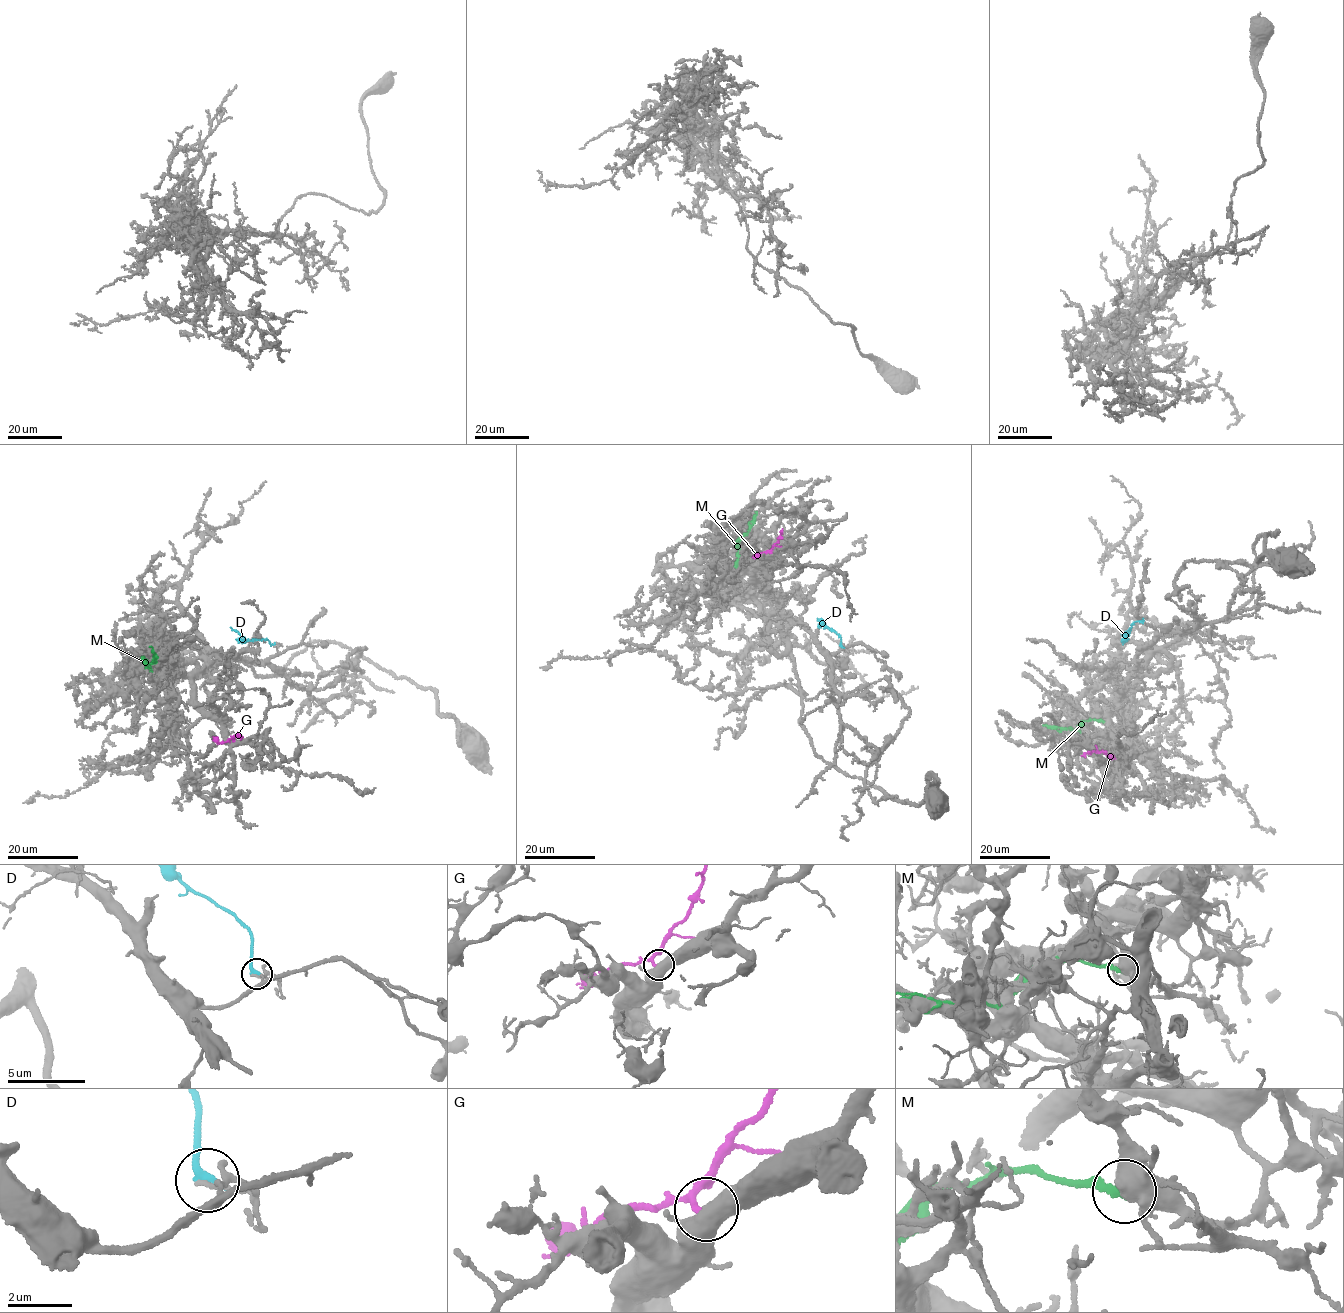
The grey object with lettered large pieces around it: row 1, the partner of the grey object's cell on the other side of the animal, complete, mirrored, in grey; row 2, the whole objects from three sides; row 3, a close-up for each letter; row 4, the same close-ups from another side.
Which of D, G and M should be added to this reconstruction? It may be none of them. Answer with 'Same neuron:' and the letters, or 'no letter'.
Same neuron: G

